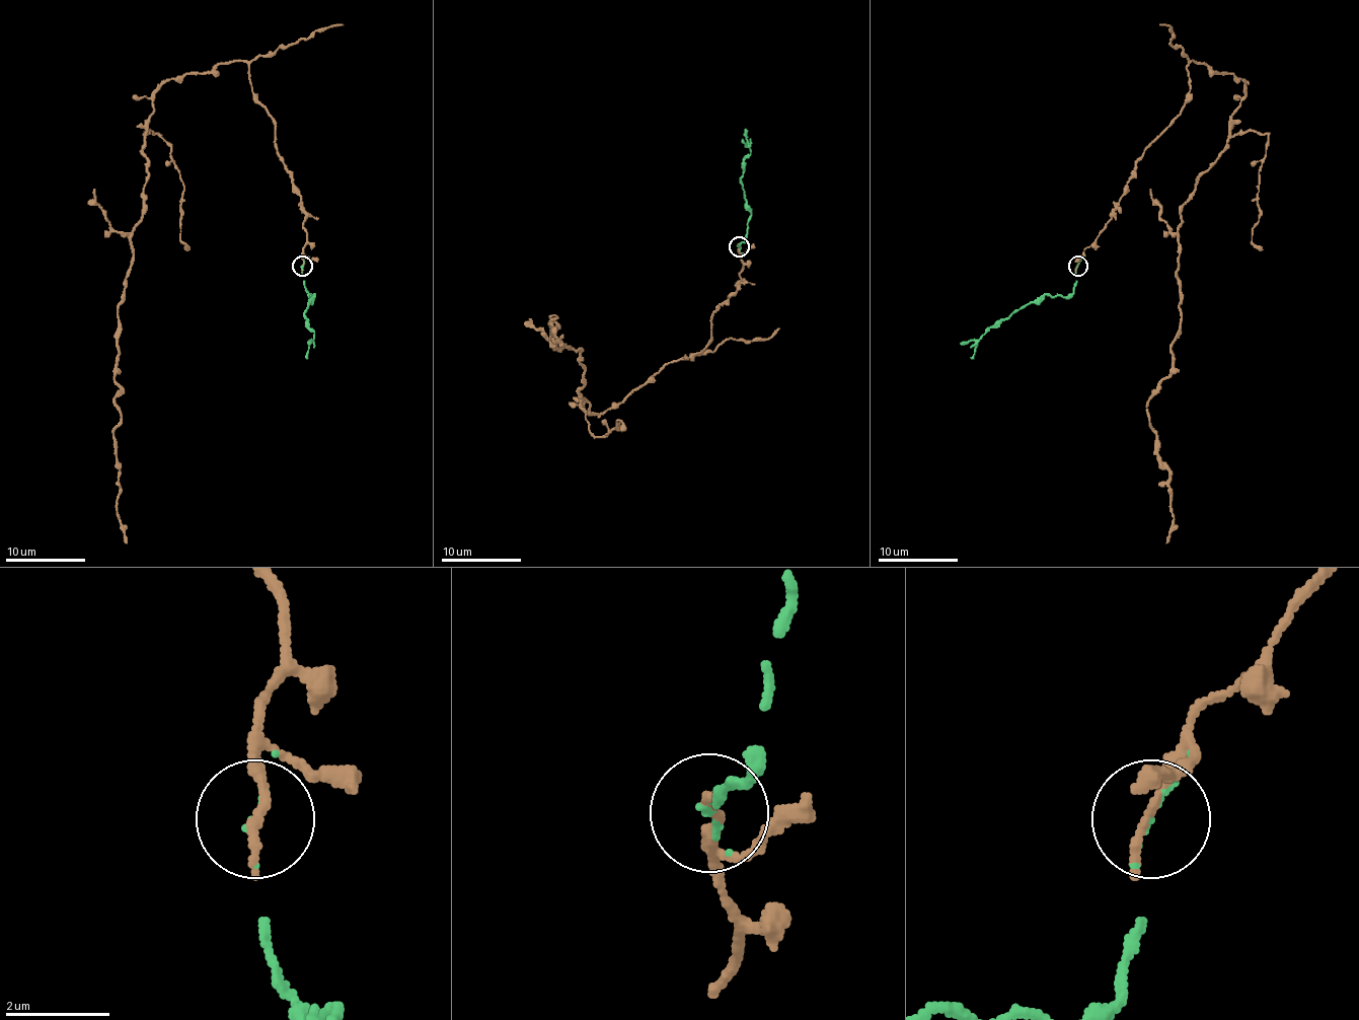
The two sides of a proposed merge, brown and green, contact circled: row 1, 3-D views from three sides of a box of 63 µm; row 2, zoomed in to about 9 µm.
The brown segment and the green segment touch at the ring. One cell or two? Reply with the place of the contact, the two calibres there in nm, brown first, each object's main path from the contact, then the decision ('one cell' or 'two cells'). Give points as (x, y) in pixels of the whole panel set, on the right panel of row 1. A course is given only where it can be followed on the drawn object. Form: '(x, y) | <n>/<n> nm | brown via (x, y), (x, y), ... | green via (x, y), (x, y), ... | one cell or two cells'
(1078, 266) | 240/90 nm | brown via (1077, 266), (1187, 100), (1187, 64), (1231, 72), (1244, 94), (1181, 208), (1180, 336), (1147, 404), (1165, 543) | green via (1077, 266), (1071, 294), (1040, 296), (991, 325), (970, 358) | one cell

